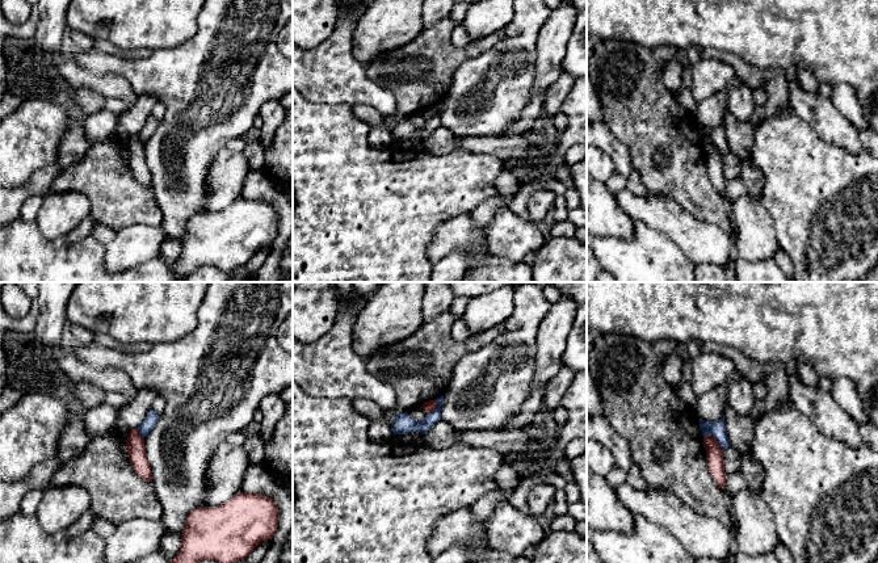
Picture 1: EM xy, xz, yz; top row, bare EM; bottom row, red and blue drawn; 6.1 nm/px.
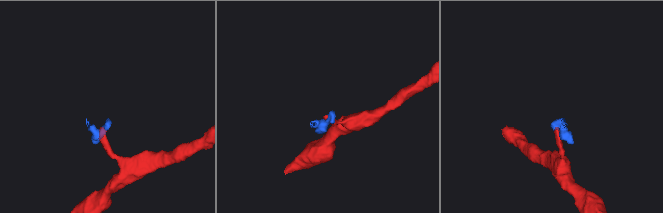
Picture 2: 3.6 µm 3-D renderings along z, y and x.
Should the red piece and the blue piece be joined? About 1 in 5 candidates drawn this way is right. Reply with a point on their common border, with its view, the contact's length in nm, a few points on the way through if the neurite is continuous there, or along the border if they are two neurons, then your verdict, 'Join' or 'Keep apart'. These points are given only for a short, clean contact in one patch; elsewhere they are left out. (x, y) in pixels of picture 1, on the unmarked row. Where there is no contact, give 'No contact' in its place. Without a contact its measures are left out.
Touches red at yz (714, 145). Shared border 150 nm. Boundary: yz (704, 142), (710, 141), (723, 155). Keep apart

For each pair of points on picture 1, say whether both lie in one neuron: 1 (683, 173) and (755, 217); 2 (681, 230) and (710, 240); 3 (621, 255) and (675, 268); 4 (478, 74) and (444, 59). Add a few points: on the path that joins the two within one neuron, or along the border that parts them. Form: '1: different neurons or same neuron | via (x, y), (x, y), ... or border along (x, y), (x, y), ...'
1: different neurons | border along (730, 202), (730, 217), (736, 232)
2: same neuron | via (688, 232), (694, 239), (704, 240)
3: same neuron | via (634, 264), (643, 268), (662, 268)
4: different neurons | border along (467, 58), (456, 70), (446, 92)

